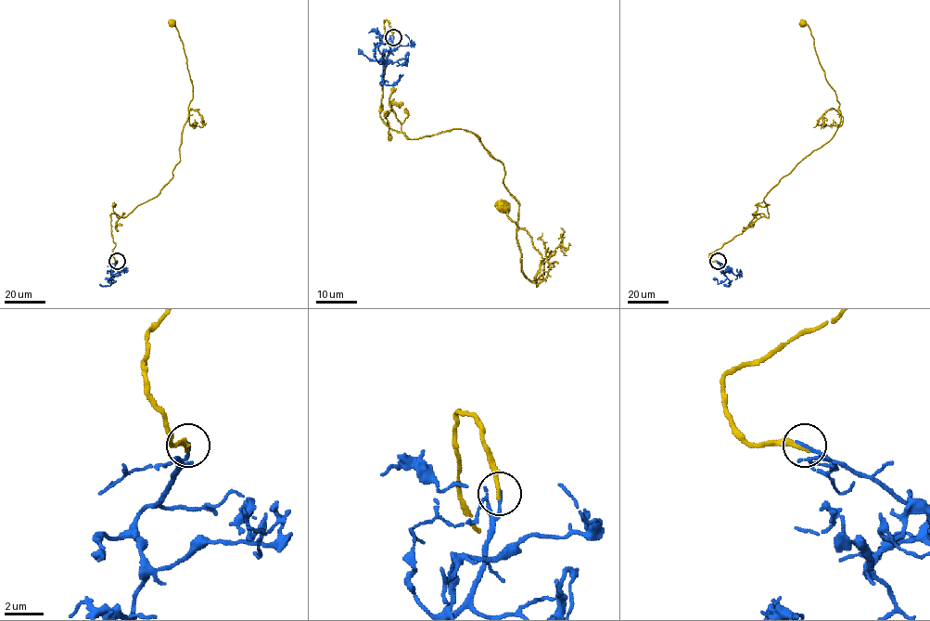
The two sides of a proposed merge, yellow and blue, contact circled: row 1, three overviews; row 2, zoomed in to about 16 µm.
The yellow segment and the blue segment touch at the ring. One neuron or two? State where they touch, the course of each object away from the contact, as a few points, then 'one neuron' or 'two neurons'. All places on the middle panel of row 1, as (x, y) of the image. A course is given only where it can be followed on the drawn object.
at (393, 37); yellow runs (393, 36), (385, 20), (379, 116), (412, 139), (465, 129), (503, 164), (537, 281), (502, 202); blue runs (393, 36), (390, 52), (384, 63), (378, 34), (368, 32); one neuron

